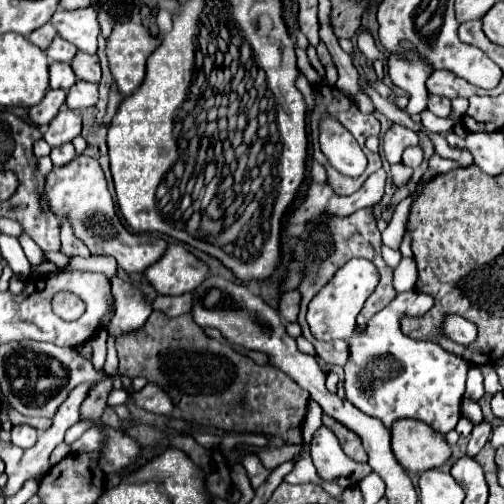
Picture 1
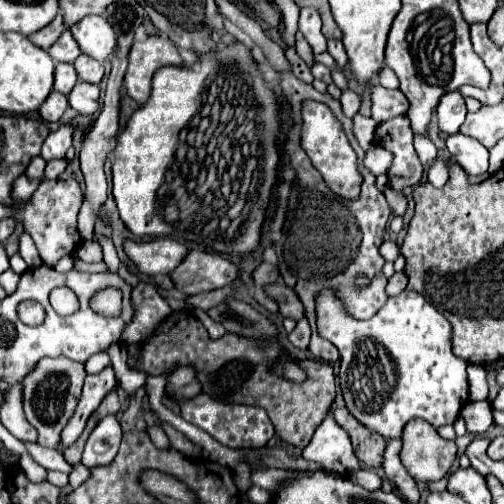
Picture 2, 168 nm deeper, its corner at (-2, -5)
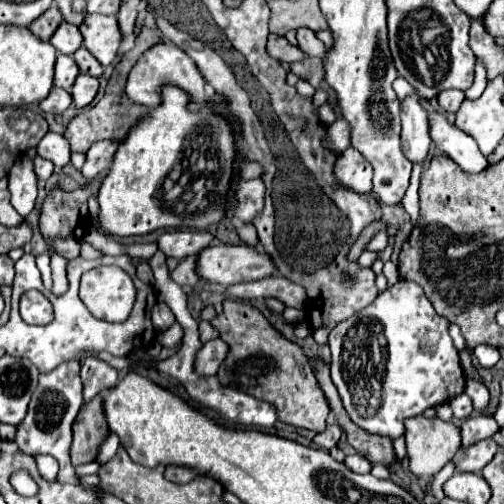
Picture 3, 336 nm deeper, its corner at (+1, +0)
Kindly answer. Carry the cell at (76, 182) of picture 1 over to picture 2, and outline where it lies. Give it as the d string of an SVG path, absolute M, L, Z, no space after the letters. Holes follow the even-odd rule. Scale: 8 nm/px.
M156 238L150 242L124 242L128 258L144 274L170 274L188 254L188 246L174 238Z

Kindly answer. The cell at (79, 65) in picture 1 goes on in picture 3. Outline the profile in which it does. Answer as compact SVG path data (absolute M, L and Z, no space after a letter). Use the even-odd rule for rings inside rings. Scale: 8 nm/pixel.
M85 47L77 49L75 55L73 55L73 59L75 59L75 63L79 65L81 73L87 73L87 75L93 75L93 77L101 77L103 65L101 65Z

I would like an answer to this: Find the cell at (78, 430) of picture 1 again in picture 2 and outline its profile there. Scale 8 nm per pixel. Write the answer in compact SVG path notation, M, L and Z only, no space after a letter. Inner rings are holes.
M83 464L72 465L72 471L69 474L69 486L74 490L78 488L89 476L90 470Z

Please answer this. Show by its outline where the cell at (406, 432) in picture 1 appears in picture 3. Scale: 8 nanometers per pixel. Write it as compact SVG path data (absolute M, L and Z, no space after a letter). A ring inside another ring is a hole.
M423 415L405 419L405 439L407 439L409 469L415 477L435 477L461 447L459 427L455 423L445 423L441 419L425 419Z

